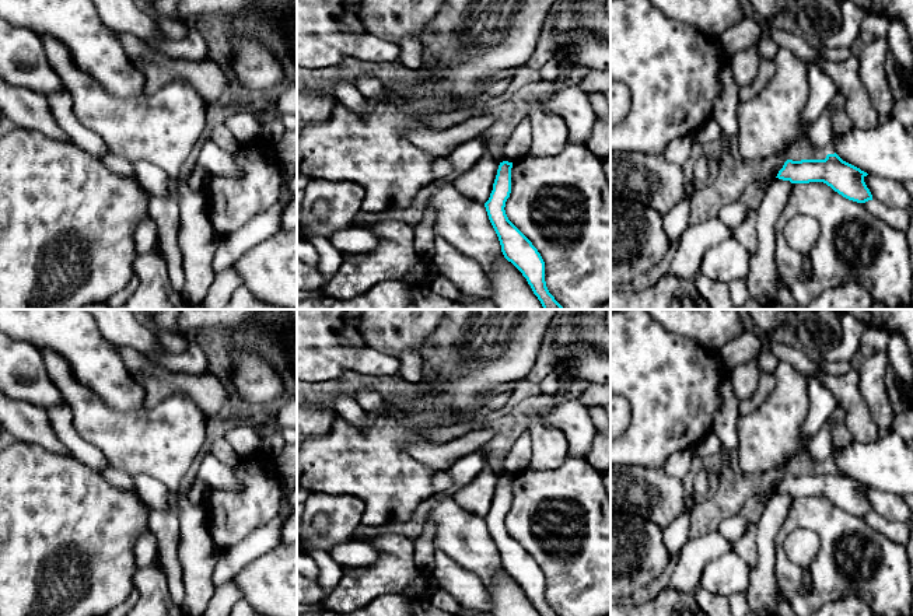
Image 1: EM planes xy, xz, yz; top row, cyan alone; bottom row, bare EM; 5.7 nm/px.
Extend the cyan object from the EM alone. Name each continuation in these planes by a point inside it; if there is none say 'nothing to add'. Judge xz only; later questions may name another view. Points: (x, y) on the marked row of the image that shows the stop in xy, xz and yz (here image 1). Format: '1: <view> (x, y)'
nothing to add

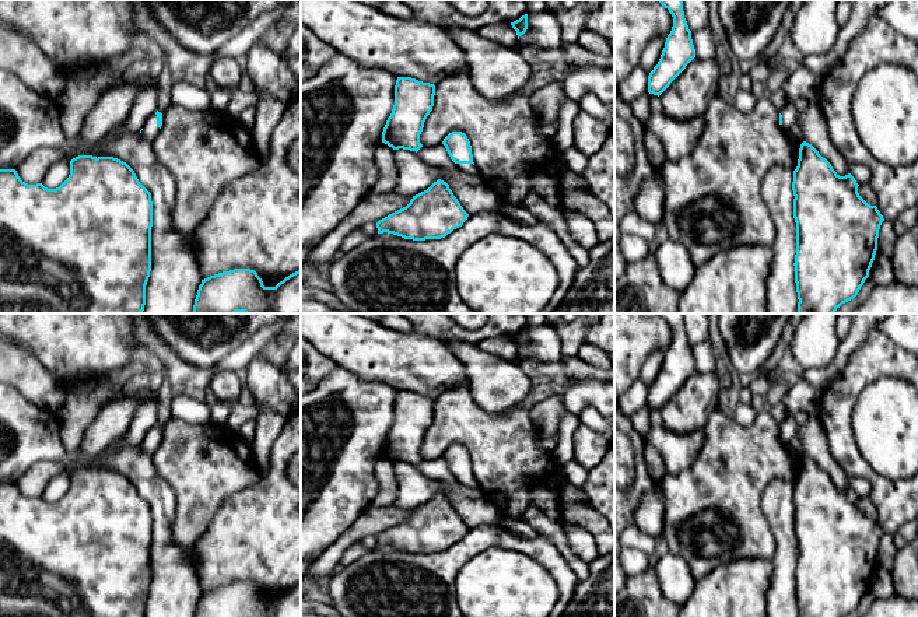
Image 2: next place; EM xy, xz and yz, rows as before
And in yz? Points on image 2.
1: yz (789, 114)

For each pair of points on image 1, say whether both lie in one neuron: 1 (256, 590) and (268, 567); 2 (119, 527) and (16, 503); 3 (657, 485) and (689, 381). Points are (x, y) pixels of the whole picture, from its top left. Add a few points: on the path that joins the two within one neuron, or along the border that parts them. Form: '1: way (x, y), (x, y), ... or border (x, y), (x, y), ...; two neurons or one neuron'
1: way (262, 584), (262, 578), (268, 573); one neuron
2: way (94, 527), (41, 522); one neuron
3: border (629, 465), (661, 468); two neurons

